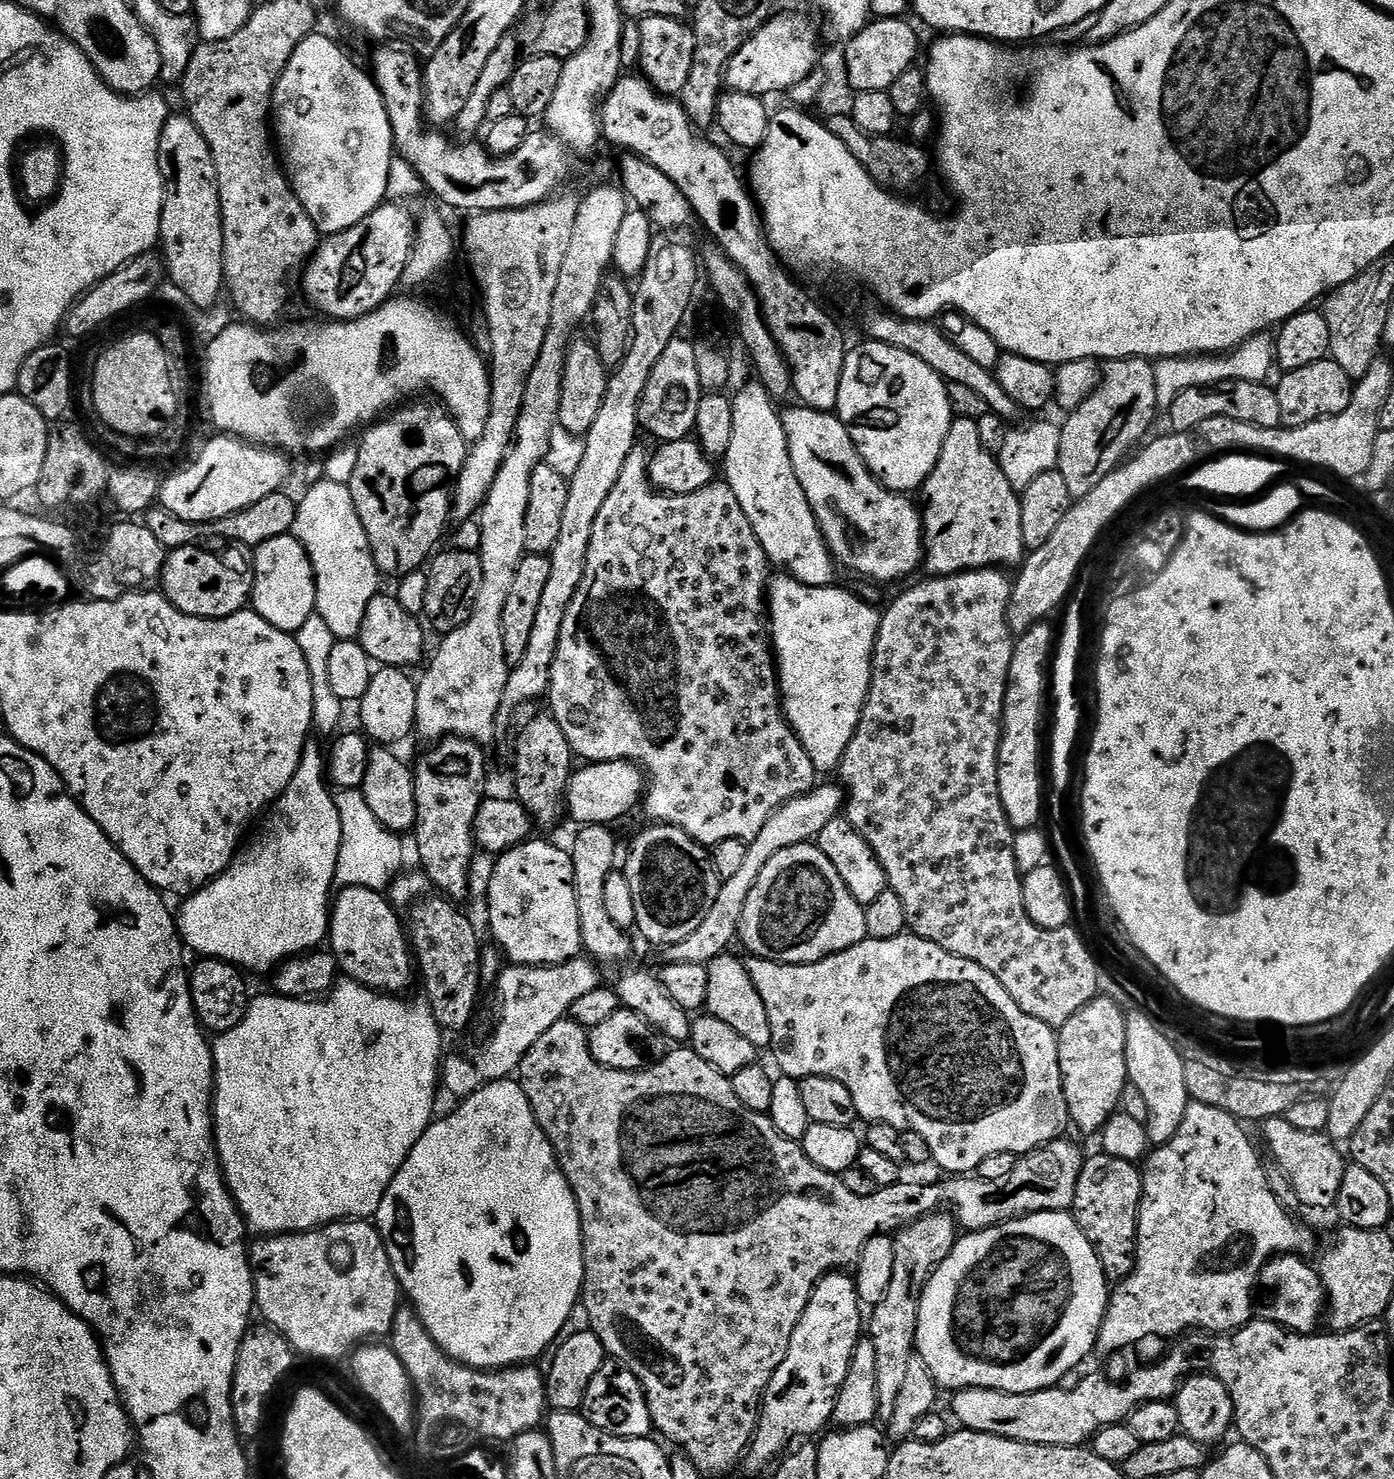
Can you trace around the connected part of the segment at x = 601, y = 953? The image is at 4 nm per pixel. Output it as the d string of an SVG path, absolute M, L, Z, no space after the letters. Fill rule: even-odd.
M585 824L579 831L576 841L570 844L570 851L574 862L574 890L578 894L583 951L601 965L612 964L615 960L626 959L632 952L629 933L610 922L610 914L606 914L606 902L602 902L606 878L614 870L615 864L612 863L616 860L616 836L611 827L602 824Z

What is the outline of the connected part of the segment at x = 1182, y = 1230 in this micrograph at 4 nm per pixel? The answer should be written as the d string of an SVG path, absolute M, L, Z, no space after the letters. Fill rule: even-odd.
M1189 1103L1186 1114L1182 1118L1182 1126L1178 1126L1178 1134L1170 1138L1170 1142L1153 1147L1142 1164L1144 1185L1140 1199L1138 1214L1138 1230L1136 1231L1136 1265L1134 1270L1111 1289L1108 1308L1104 1312L1104 1321L1100 1327L1100 1336L1096 1339L1096 1348L1104 1352L1116 1352L1119 1348L1128 1348L1147 1336L1179 1337L1189 1330L1207 1330L1212 1334L1227 1334L1244 1327L1254 1316L1254 1289L1260 1279L1260 1271L1267 1260L1274 1256L1299 1254L1311 1257L1316 1248L1316 1236L1304 1224L1295 1220L1289 1209L1283 1208L1278 1198L1270 1191L1270 1182L1266 1164L1260 1161L1256 1148L1250 1137L1244 1133L1245 1125L1226 1110L1218 1110L1214 1106Z

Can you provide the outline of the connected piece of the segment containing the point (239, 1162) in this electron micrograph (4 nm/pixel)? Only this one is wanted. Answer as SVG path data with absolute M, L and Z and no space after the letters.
M347 978L337 982L336 985L332 987L332 991L327 993L323 998L295 1000L292 996L267 995L268 996L260 996L257 1000L256 997L249 999L248 1009L242 1018L242 1022L238 1022L238 1026L234 1026L234 1030L226 1030L225 1032L219 1033L212 1044L212 1067L214 1069L212 1122L216 1138L216 1152L220 1156L220 1169L224 1171L224 1183L228 1186L229 1194L236 1200L236 1207L240 1209L240 1215L243 1216L245 1225L247 1225L251 1231L253 1228L254 1231L260 1232L256 1234L259 1234L261 1237L279 1236L290 1232L310 1232L313 1228L322 1228L325 1224L334 1224L341 1220L367 1221L369 1218L375 1217L376 1211L382 1206L382 1198L386 1194L390 1182L394 1182L394 1178L398 1174L402 1162L406 1162L410 1150L414 1150L418 1138L422 1138L422 1134L428 1129L428 1125L431 1124L434 1119L434 1113L432 1113L432 1111L436 1108L436 1088L438 1092L438 1085L442 1080L442 1057L445 1055L443 1048L443 1038L445 1039L445 1037L442 1035L442 1029L438 1026L438 1022L430 1010L427 999L404 1000L408 998L397 998L392 994L376 992L372 988L365 986L365 984L359 984L358 981L349 980Z

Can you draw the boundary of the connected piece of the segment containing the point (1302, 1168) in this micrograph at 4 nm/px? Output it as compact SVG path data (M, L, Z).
M1275 1116L1263 1121L1264 1140L1268 1143L1268 1152L1273 1156L1275 1167L1284 1171L1290 1178L1290 1186L1294 1186L1294 1194L1298 1194L1301 1205L1308 1208L1331 1209L1338 1198L1338 1190L1342 1190L1342 1178L1346 1167L1346 1156L1339 1152L1337 1141L1324 1132L1298 1130L1290 1126L1284 1116Z

